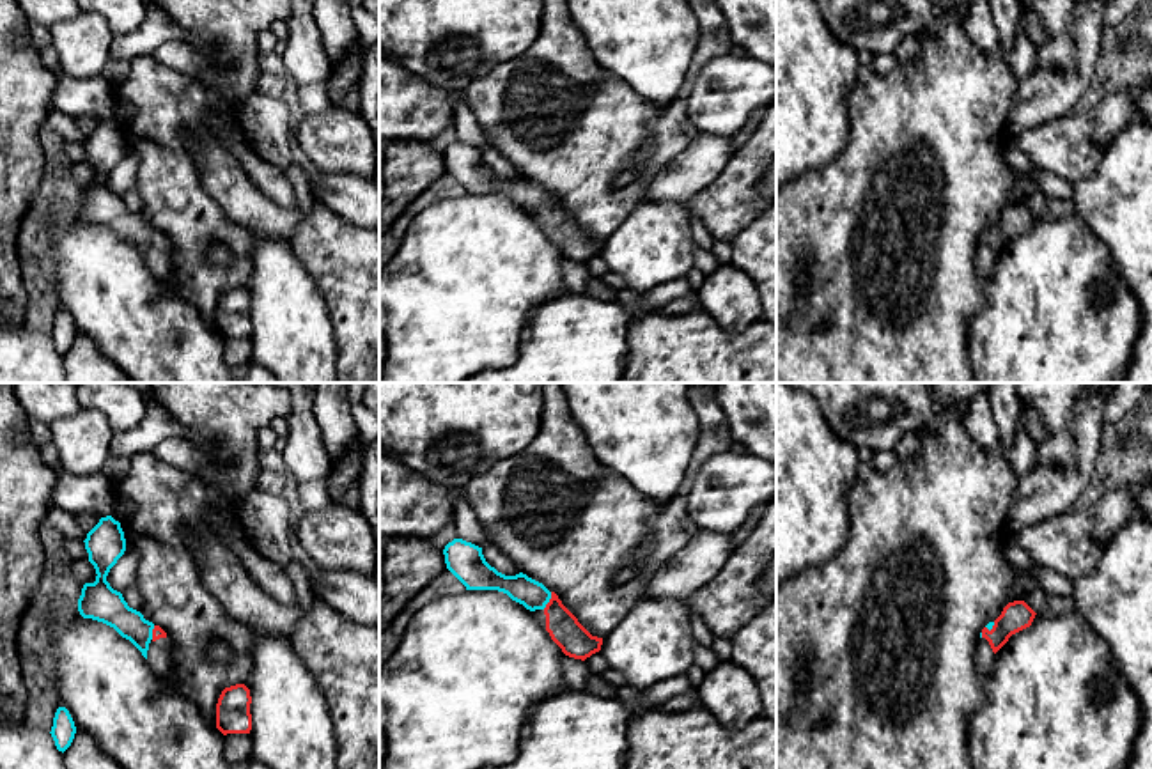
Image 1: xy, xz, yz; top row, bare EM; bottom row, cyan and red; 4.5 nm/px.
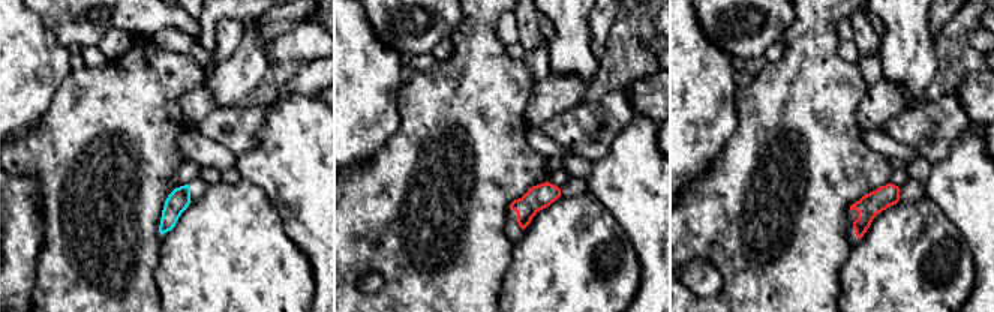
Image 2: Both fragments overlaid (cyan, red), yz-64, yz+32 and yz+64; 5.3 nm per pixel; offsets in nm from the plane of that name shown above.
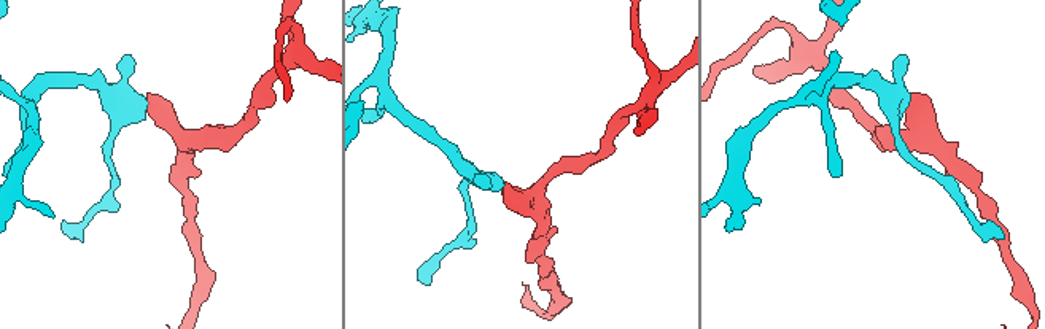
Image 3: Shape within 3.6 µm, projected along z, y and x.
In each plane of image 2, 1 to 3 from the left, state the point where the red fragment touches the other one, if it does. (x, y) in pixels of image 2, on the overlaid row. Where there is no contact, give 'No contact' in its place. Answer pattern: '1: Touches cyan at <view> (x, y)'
1: No contact
2: No contact
3: No contact

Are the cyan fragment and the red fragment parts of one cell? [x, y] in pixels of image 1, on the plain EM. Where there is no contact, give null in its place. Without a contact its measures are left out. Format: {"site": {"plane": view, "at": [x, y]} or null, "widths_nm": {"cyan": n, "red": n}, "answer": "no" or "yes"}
{"site": {"plane": "xz", "at": [548, 204]}, "widths_nm": {"cyan": 130, "red": 150}, "answer": "yes"}

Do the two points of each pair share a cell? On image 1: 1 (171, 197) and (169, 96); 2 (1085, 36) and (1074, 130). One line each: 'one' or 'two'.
1: one
2: two

